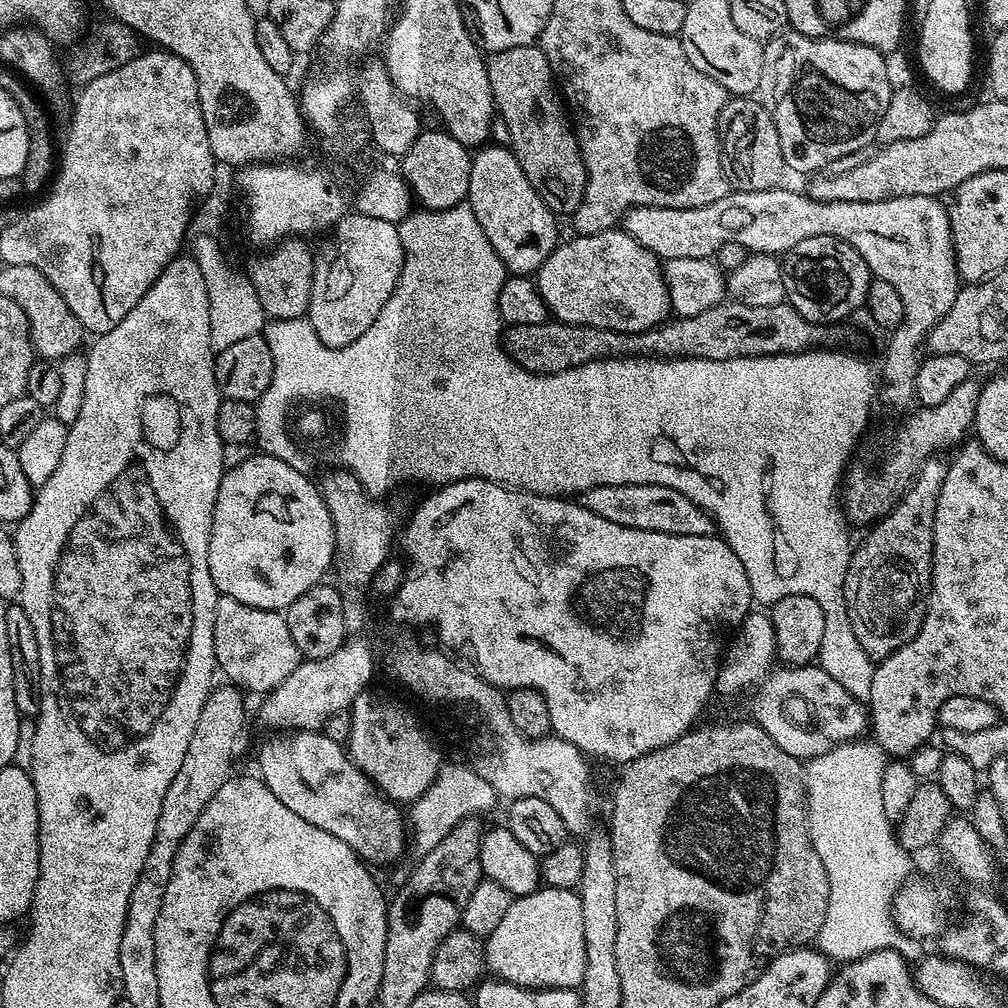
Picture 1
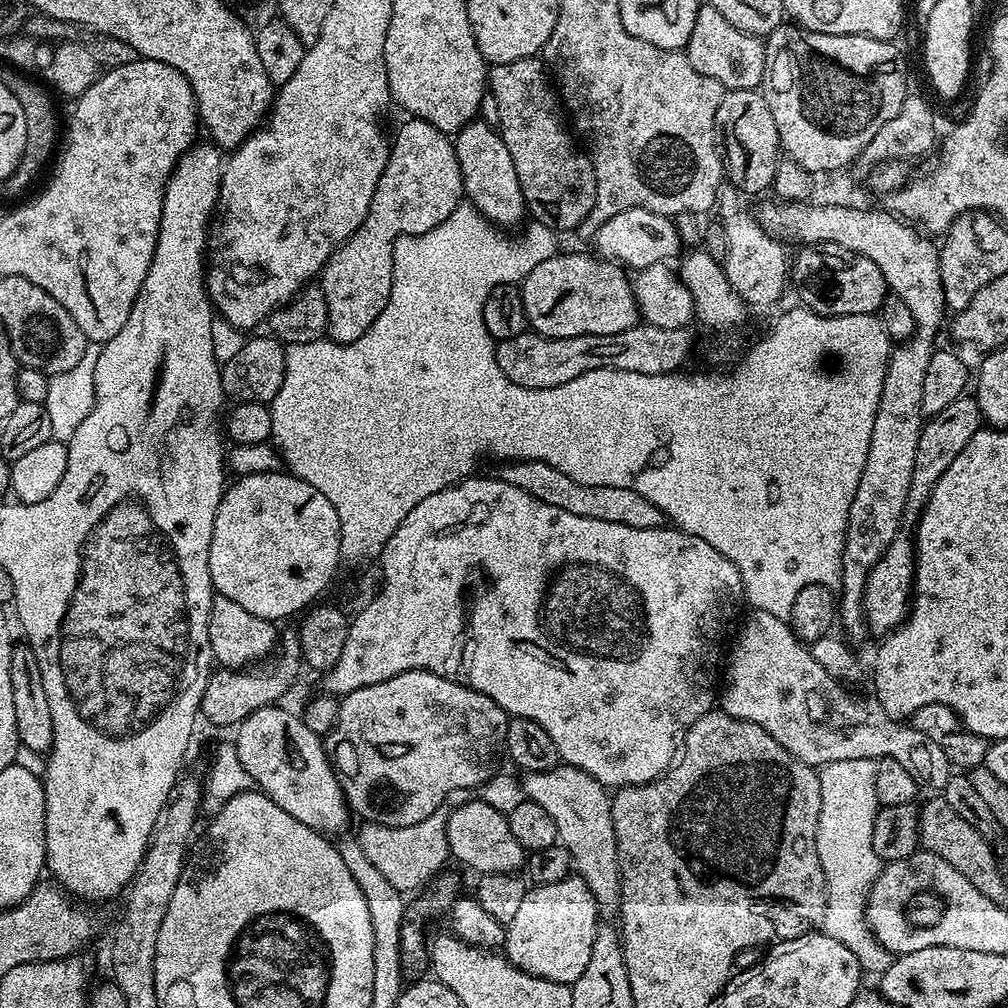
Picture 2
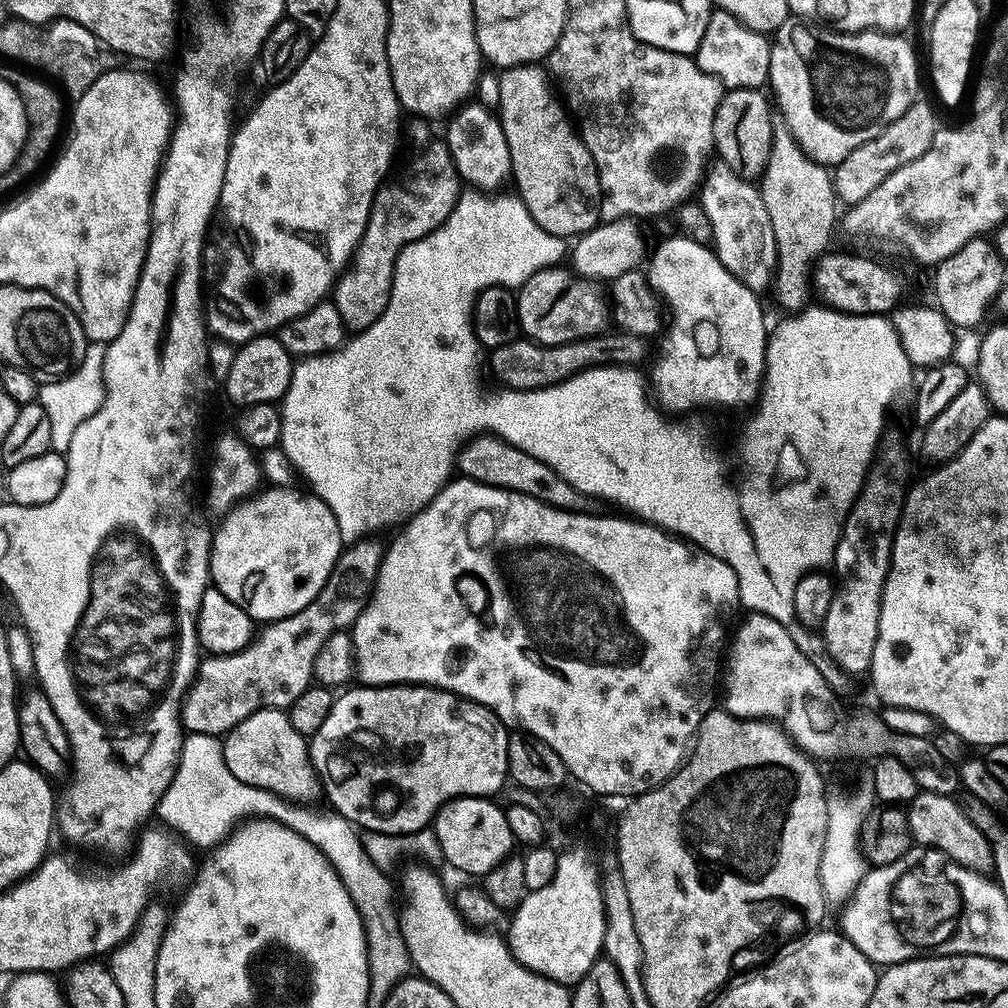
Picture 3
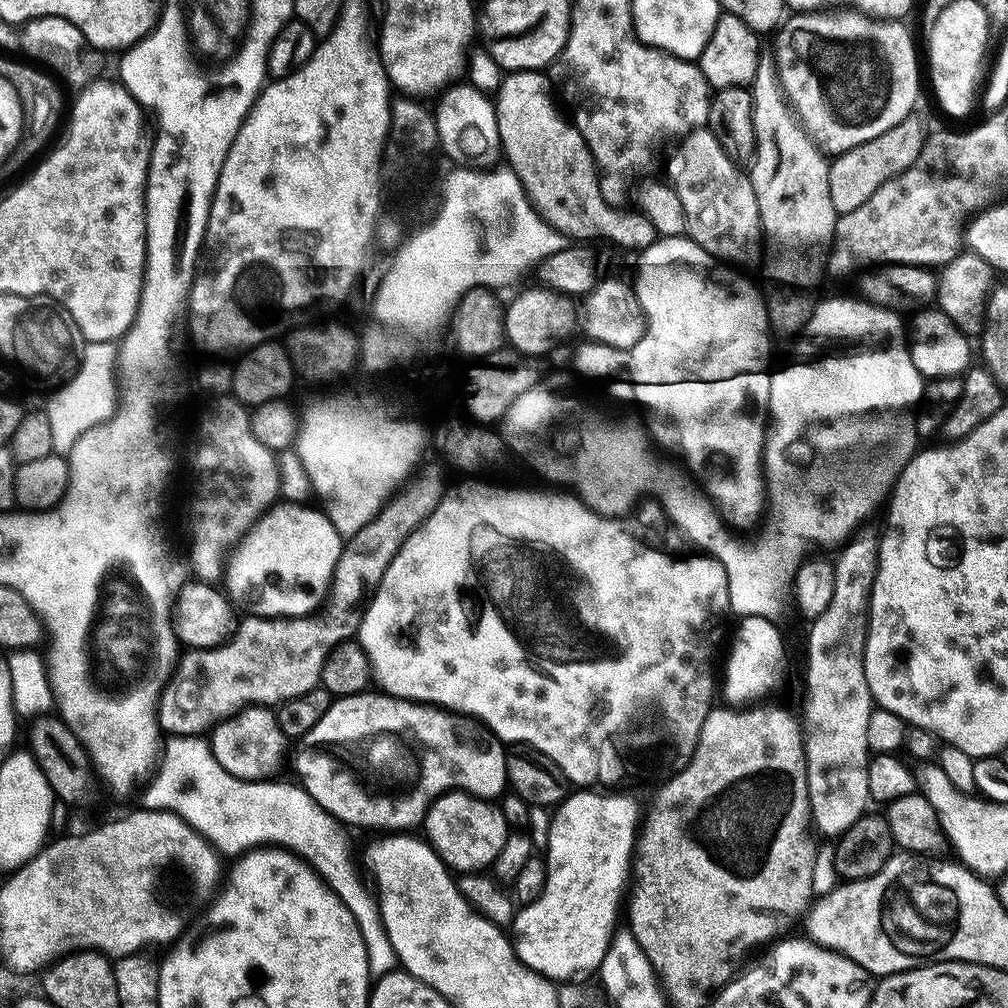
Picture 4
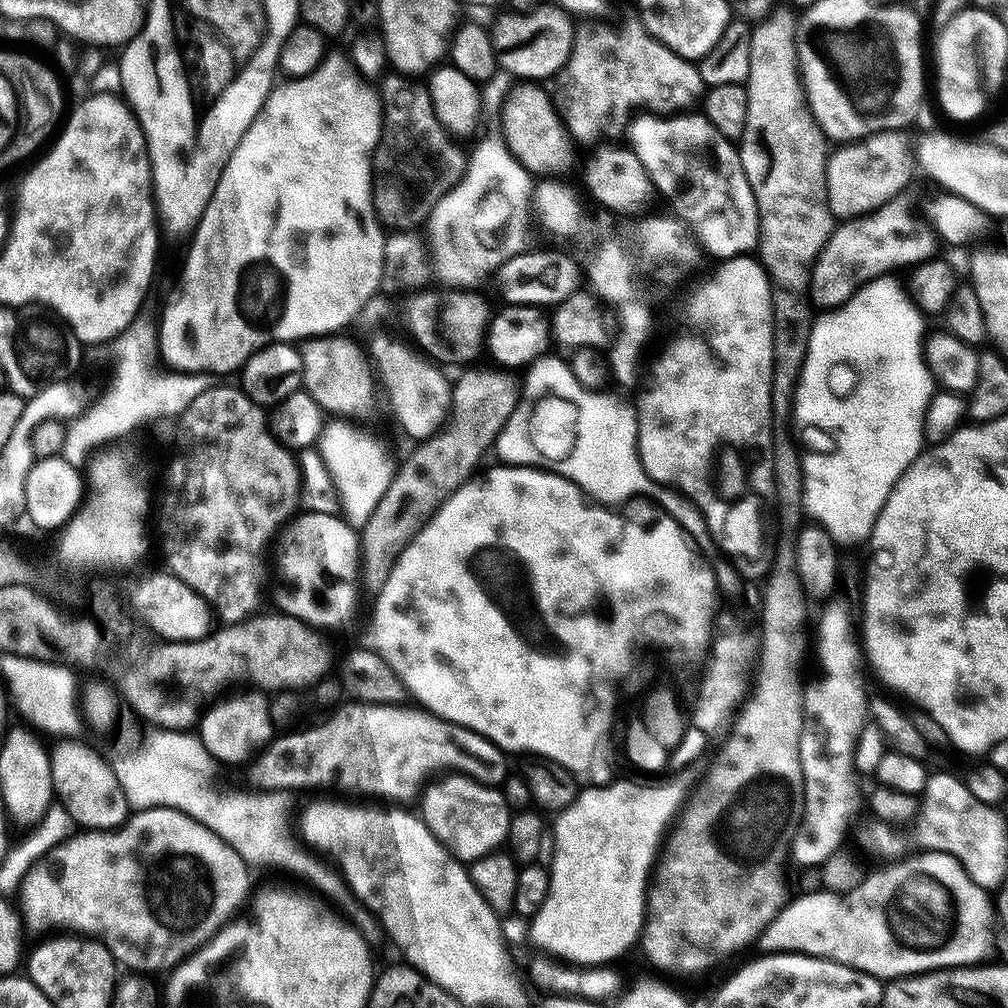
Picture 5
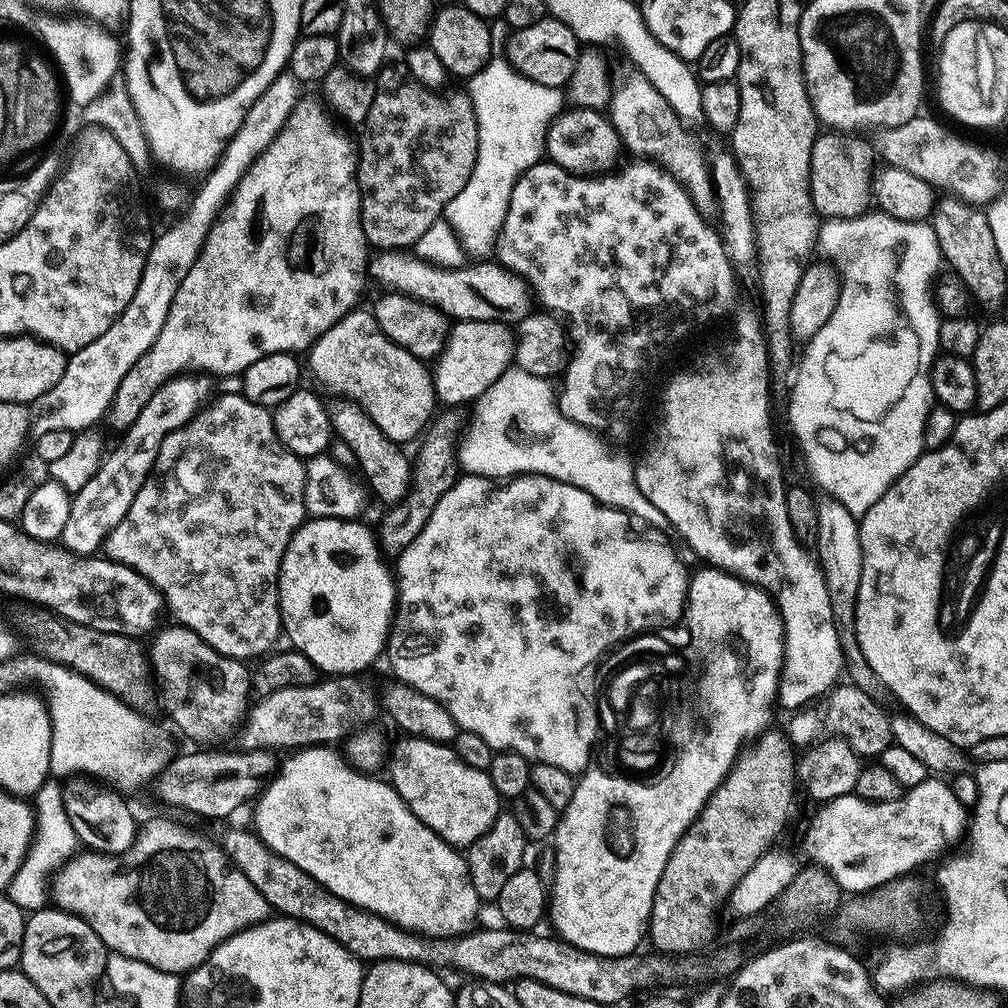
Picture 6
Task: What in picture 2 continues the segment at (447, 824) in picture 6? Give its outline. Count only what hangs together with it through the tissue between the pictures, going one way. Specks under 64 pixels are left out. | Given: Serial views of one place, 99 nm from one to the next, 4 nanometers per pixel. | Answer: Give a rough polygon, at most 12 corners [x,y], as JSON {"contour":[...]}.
{"contour":[[481,798],[449,811],[451,859],[519,873],[526,849]]}

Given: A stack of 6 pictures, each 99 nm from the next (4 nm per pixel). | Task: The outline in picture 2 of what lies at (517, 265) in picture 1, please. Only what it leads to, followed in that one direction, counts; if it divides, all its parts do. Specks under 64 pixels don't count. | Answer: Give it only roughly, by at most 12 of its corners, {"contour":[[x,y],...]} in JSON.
{"contour":[[477,118],[455,133],[462,192],[504,230],[526,216],[499,131]]}

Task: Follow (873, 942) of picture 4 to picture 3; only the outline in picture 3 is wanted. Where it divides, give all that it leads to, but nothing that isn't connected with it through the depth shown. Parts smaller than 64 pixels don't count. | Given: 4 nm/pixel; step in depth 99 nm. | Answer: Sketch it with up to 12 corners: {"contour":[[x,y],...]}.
{"contour":[[916,858],[865,871],[843,905],[844,937],[877,966],[910,960],[888,888]]}

